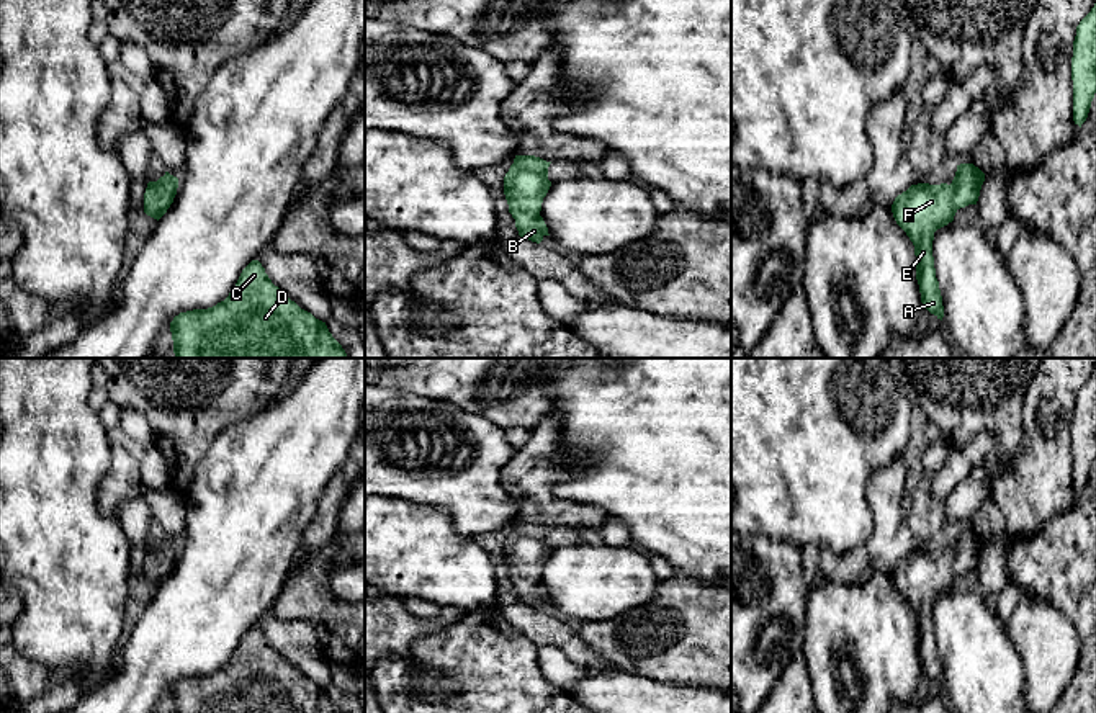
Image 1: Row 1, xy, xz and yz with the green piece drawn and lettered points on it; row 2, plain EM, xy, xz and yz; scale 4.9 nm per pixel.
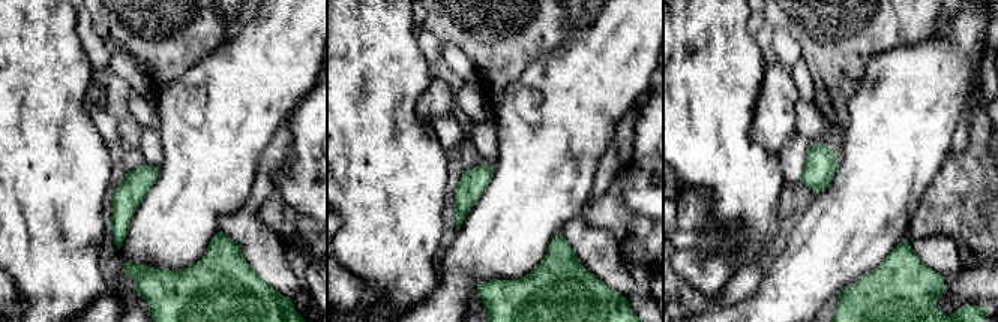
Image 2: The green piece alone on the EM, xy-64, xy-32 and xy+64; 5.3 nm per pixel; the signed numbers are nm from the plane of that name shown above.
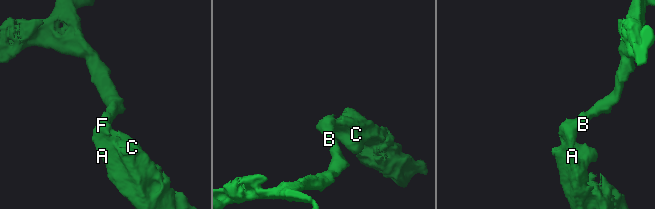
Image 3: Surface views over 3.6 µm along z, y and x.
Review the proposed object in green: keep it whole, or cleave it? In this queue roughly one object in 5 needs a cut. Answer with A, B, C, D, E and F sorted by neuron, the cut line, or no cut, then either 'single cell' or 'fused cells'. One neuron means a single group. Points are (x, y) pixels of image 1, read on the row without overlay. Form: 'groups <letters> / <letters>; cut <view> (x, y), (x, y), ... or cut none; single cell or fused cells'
groups A B C D E F; cut none; single cell

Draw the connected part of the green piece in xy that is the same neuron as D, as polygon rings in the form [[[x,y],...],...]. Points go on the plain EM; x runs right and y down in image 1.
[[[258,626],[240,639],[229,662],[208,675],[180,679],[170,688],[173,713],[342,713],[326,688],[301,675],[272,649]]]

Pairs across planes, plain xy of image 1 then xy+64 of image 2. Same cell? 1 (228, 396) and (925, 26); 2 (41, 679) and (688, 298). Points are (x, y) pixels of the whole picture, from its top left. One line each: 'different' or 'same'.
1: same
2: different

